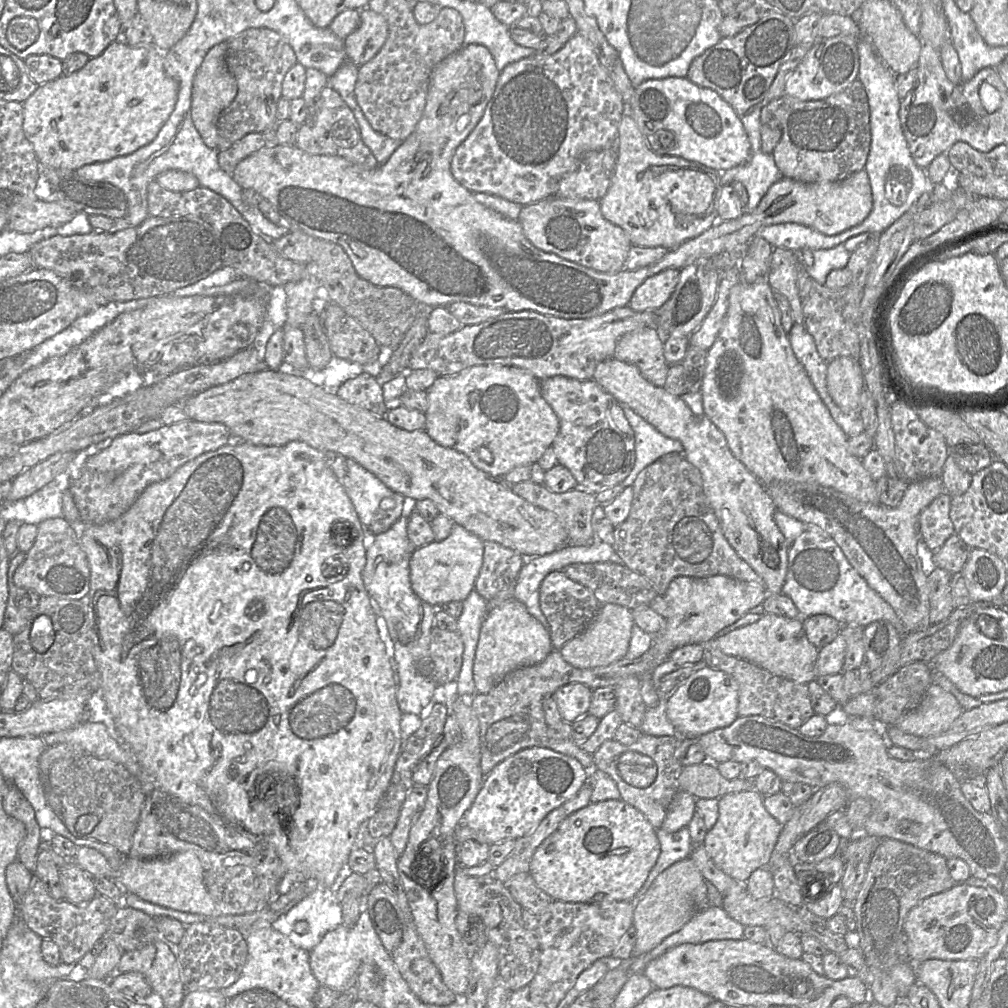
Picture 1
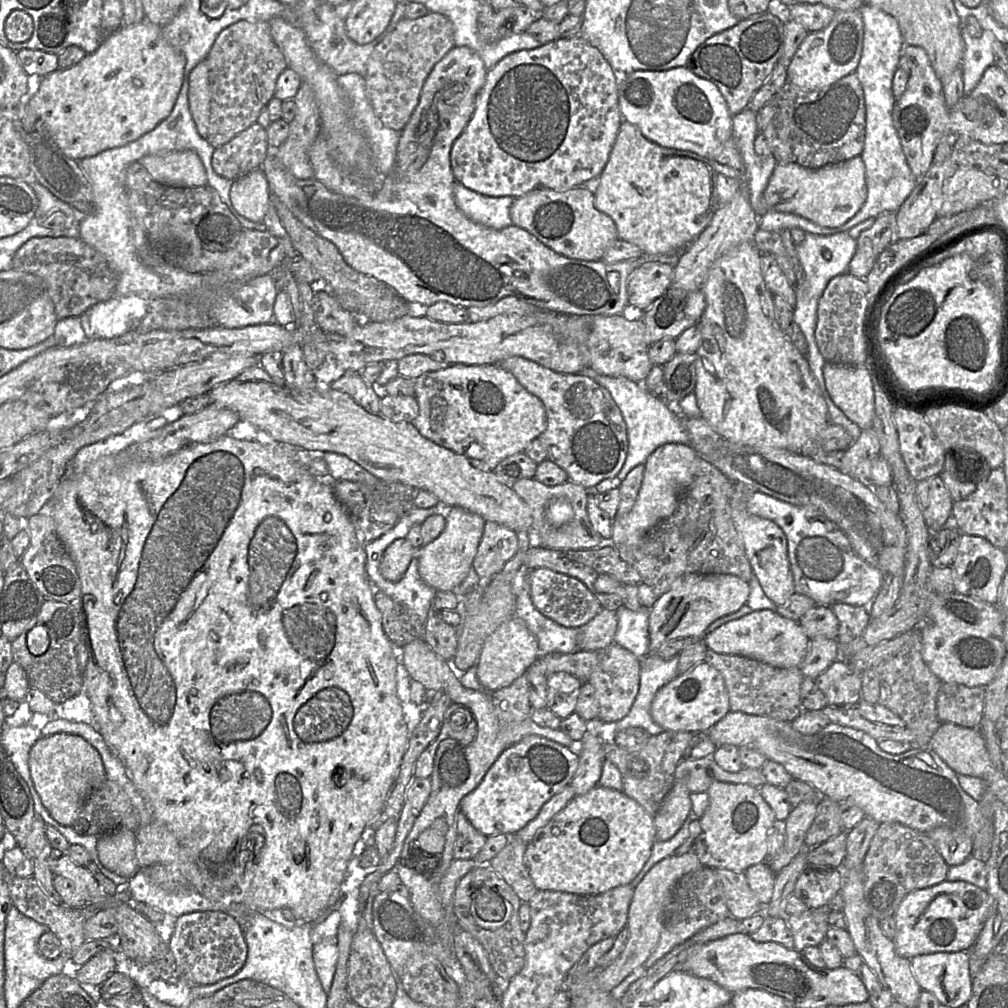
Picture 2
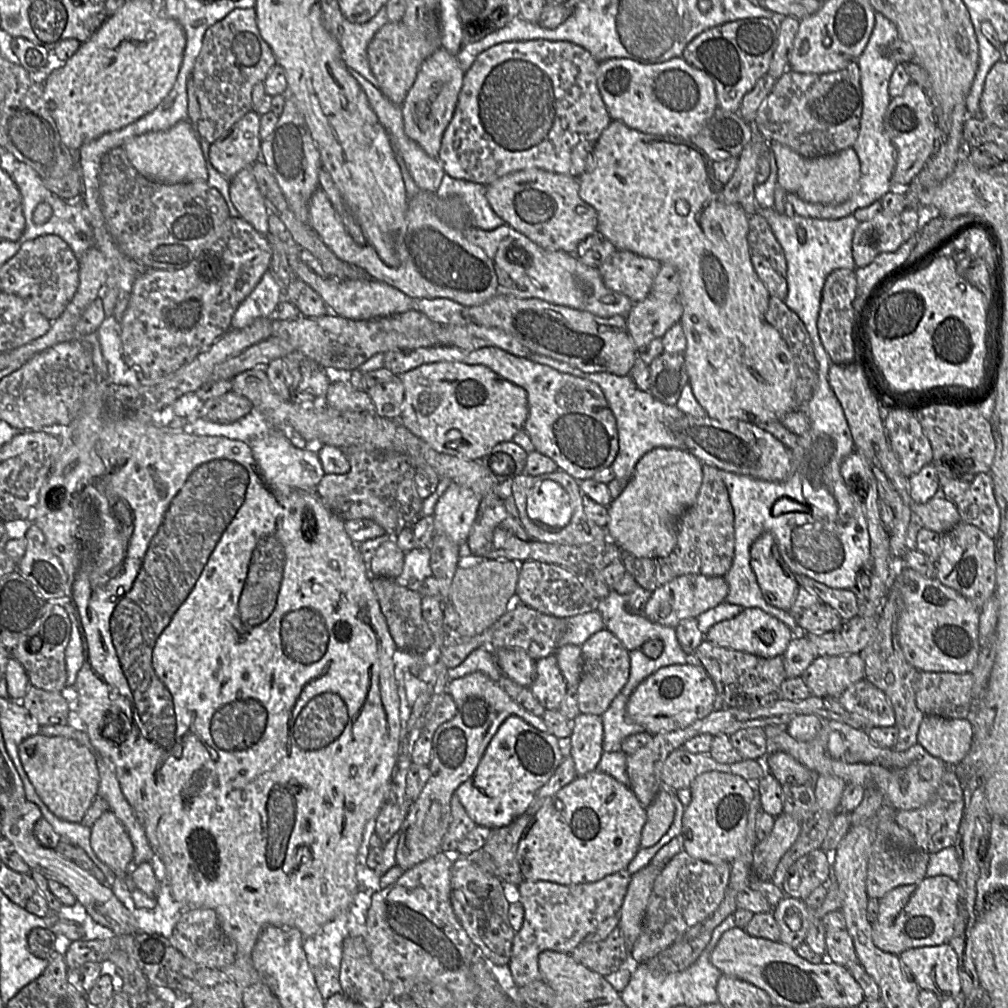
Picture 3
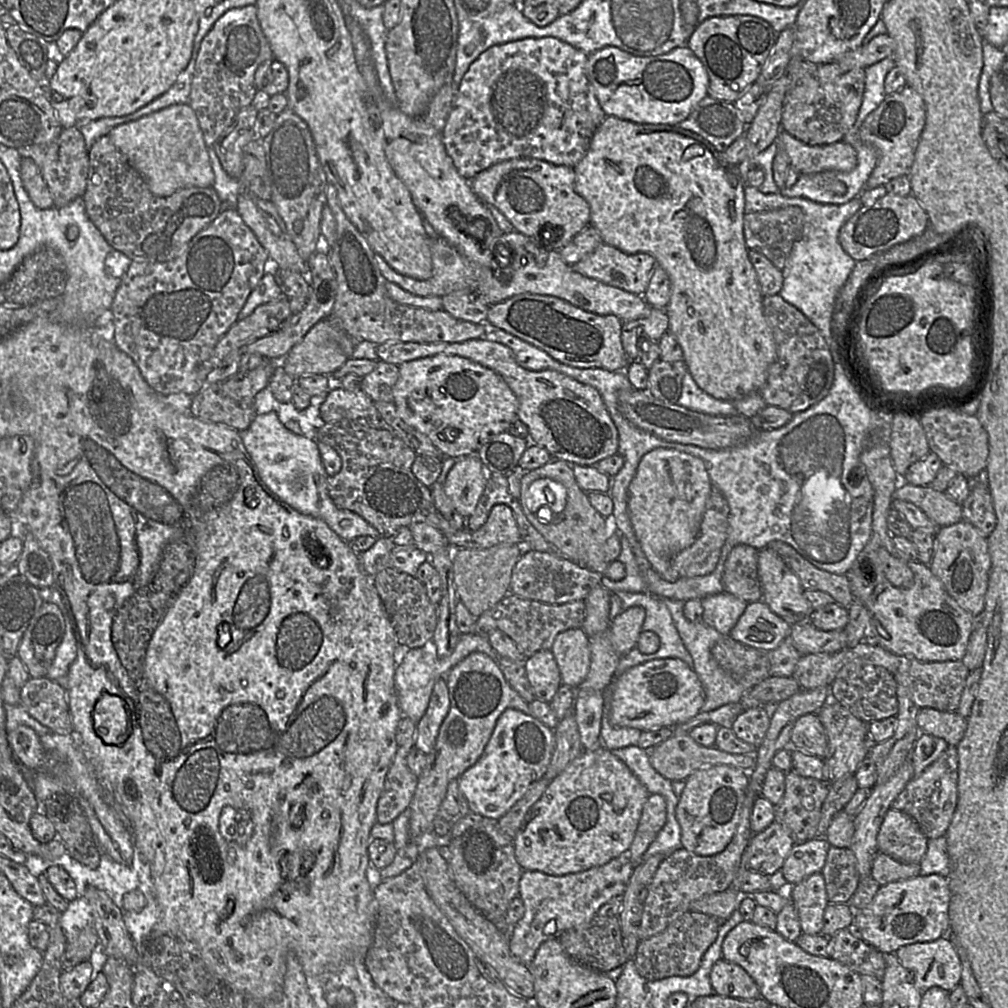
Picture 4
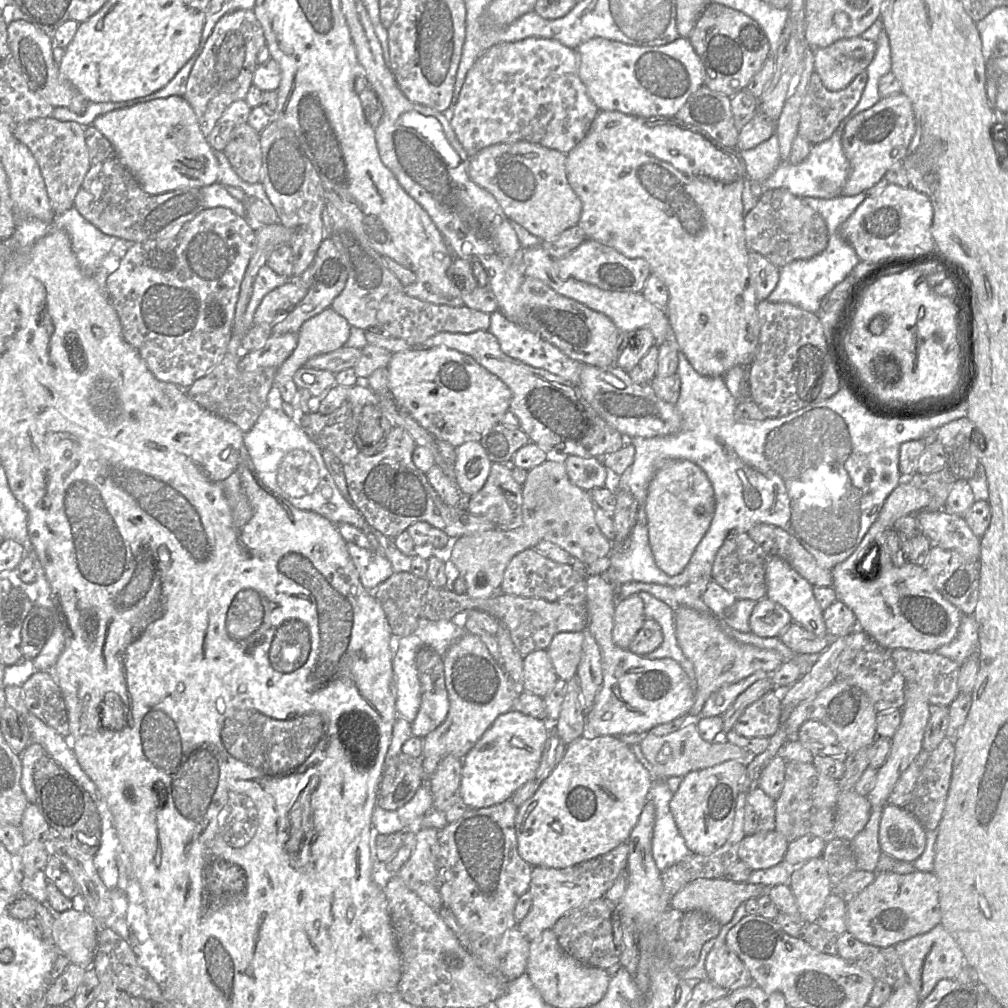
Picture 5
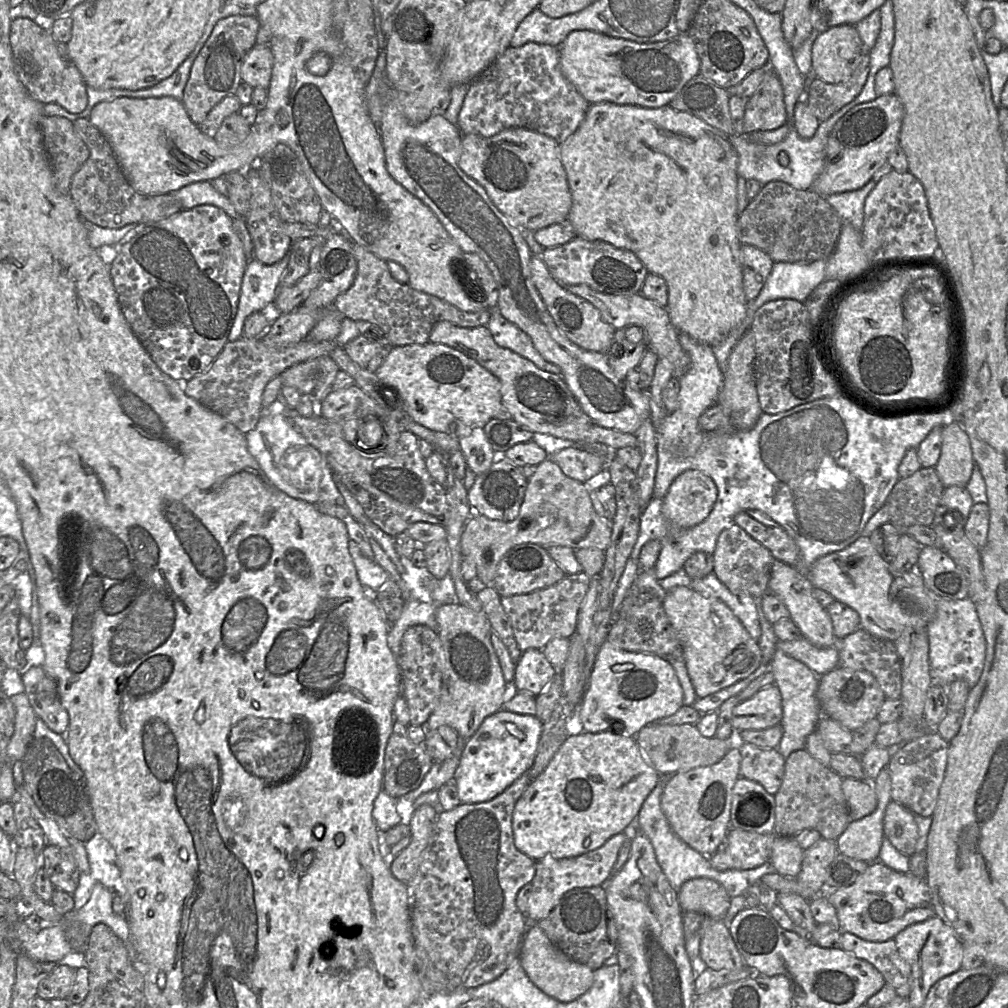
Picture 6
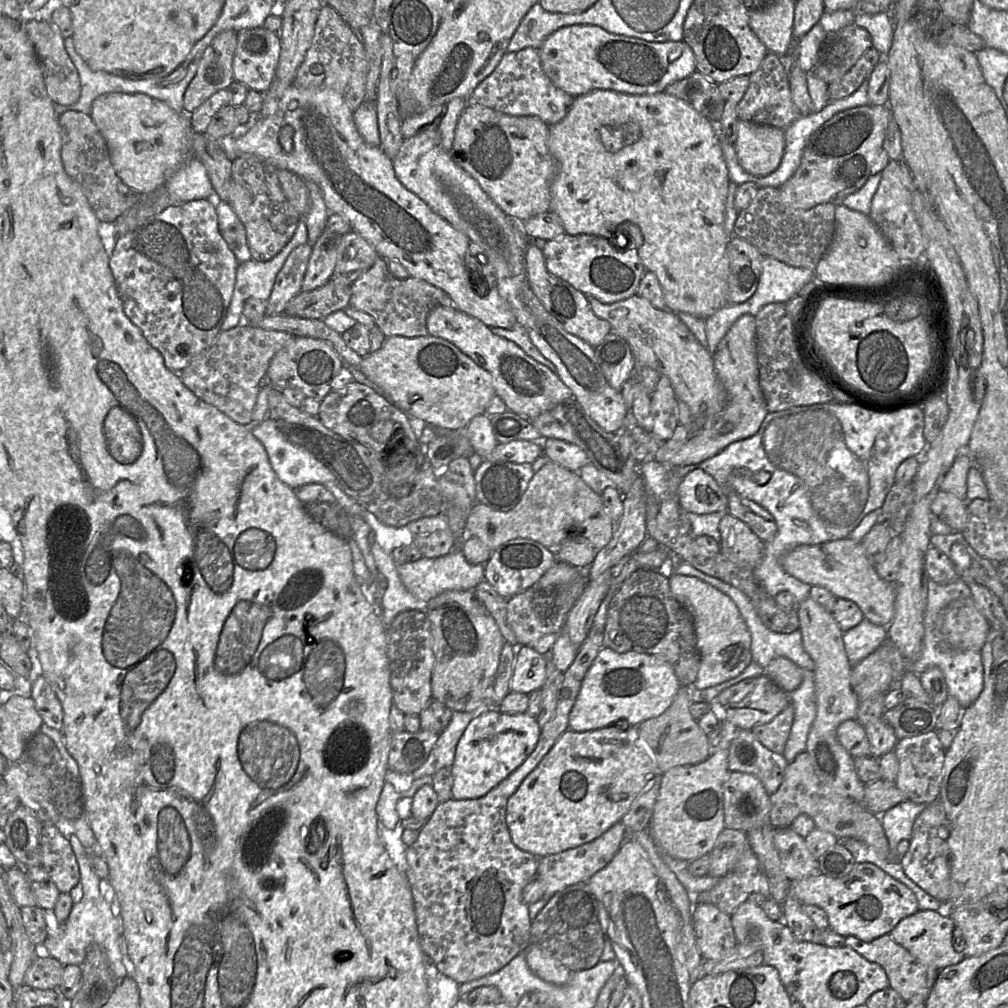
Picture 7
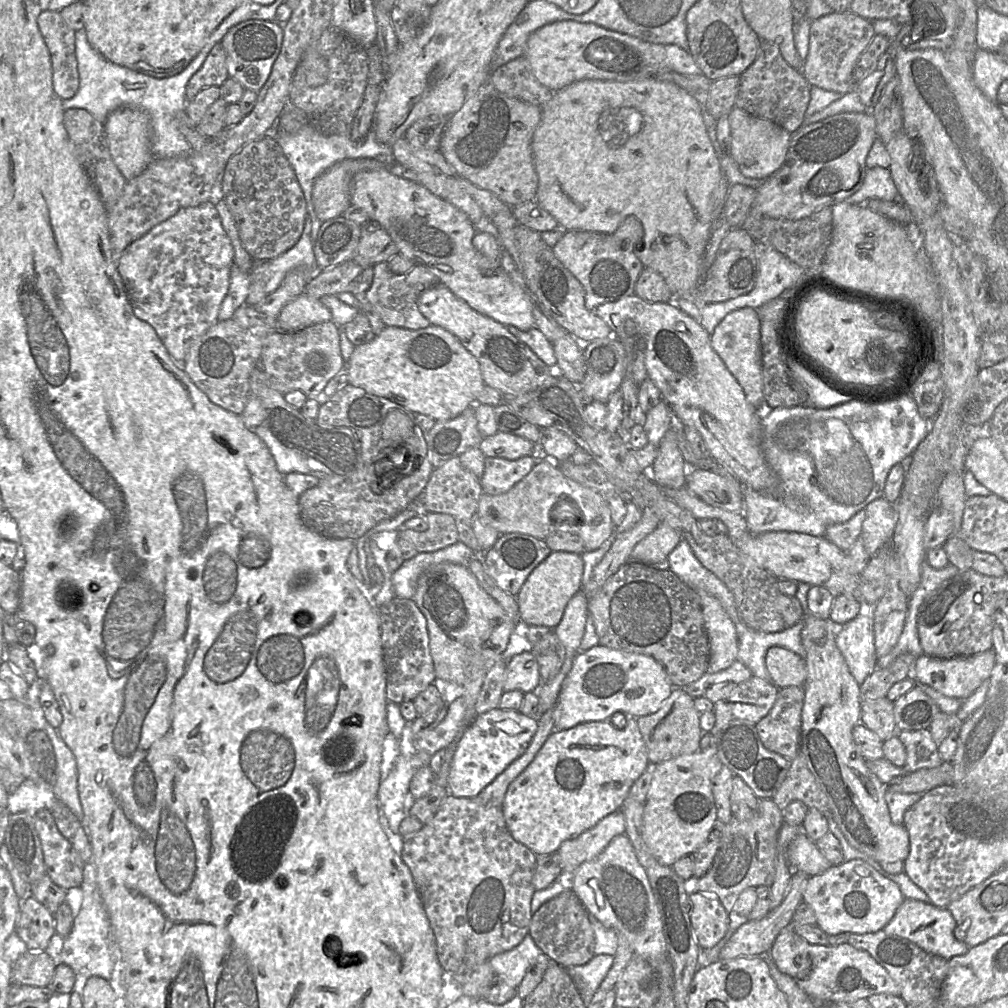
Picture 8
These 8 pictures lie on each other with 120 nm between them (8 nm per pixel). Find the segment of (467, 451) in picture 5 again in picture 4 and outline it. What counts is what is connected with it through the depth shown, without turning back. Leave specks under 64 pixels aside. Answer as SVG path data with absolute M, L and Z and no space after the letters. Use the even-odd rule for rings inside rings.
M470 454L455 461L443 487L457 512L468 518L475 511L487 481L488 474L478 454Z

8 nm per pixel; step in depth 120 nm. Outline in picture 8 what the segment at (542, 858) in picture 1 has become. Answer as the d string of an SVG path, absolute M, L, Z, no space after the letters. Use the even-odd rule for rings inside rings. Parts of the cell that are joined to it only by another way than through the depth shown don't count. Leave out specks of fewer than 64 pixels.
M627 716L627 724L622 729L615 728L609 720L592 721L579 724L568 730L554 731L545 741L534 760L528 767L509 785L505 794L503 803L503 815L506 827L515 841L524 845L536 856L547 856L555 853L561 845L574 839L585 831L594 827L600 820L609 814L622 809L624 801L629 796L630 789L634 782L643 774L649 767L650 762L647 756L646 746L640 730L637 725L637 720L631 716Z

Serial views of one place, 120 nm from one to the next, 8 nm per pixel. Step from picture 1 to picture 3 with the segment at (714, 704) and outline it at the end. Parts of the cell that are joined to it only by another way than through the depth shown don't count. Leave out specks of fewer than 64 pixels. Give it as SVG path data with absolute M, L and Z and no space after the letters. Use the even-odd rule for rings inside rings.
M699 663L673 664L658 669L635 688L626 715L653 735L683 729L714 711L717 694L714 681Z

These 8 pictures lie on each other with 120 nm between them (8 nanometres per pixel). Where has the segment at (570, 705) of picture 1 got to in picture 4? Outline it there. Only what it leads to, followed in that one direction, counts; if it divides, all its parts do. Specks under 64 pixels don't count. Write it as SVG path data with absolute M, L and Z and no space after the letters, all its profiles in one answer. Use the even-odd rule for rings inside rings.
M540 650L524 663L536 699L550 703L562 684L560 670L550 650Z

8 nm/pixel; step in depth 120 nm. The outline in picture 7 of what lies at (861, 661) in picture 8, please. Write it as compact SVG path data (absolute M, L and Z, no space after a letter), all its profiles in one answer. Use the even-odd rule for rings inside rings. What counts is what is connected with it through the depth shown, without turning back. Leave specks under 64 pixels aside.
M863 618L858 625L843 632L842 637L848 661L854 666L888 640L888 631Z

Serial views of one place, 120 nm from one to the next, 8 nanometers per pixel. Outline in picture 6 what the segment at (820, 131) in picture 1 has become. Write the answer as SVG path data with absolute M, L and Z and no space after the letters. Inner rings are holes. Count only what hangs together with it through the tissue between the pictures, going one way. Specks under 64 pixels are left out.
M869 52L863 53L850 78L839 84L826 83L815 77L810 81L805 99L814 116L826 121L862 91L870 71Z

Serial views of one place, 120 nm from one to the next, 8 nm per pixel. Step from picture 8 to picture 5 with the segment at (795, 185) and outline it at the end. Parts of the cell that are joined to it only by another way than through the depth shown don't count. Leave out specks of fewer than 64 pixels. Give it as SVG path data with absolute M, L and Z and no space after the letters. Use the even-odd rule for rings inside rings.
M902 92L881 98L874 106L853 117L842 135L842 147L849 163L842 195L861 193L879 182L895 163L905 158L915 132L912 103Z

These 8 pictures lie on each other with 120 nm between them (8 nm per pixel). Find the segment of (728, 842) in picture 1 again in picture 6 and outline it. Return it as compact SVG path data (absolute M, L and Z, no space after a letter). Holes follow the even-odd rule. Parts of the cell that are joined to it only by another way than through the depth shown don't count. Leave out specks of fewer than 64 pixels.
M736 739L717 763L672 774L663 785L661 808L674 833L689 847L710 856L722 849L730 829L732 789L740 777L741 754Z

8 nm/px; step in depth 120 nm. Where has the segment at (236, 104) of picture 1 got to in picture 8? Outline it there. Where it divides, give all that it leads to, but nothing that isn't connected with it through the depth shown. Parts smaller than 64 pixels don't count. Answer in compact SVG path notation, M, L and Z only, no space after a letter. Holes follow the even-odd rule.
M221 43L216 44L201 68L190 78L186 85L186 104L204 88L220 87L229 77L226 66L226 52Z

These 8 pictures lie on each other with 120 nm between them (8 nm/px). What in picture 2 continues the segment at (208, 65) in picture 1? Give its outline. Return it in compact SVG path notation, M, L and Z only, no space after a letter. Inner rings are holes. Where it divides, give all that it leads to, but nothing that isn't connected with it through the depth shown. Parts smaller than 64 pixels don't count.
M206 58L191 70L188 83L188 103L192 119L199 135L206 139L208 135L211 98L209 66Z

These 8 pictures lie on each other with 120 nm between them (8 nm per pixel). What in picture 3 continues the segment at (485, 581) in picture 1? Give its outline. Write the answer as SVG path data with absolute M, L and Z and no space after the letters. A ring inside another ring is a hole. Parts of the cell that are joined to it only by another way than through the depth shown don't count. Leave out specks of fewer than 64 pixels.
M489 493L482 497L477 517L468 536L465 552L478 557L480 552L489 549L494 530L499 525L505 526L521 540L530 539L523 525L507 512L504 500L495 493Z

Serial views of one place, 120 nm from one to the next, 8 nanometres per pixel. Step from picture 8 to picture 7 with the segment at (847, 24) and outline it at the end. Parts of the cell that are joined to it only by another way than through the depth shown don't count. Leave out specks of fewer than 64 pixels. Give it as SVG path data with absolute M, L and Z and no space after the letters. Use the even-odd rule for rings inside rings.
M855 23L836 33L829 33L820 51L819 62L813 72L824 82L831 84L842 78L871 47L872 40L869 32Z

